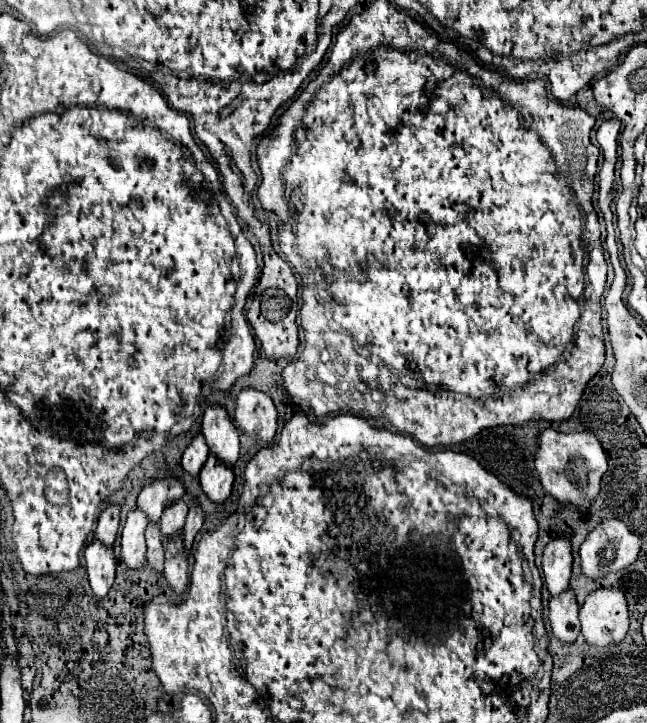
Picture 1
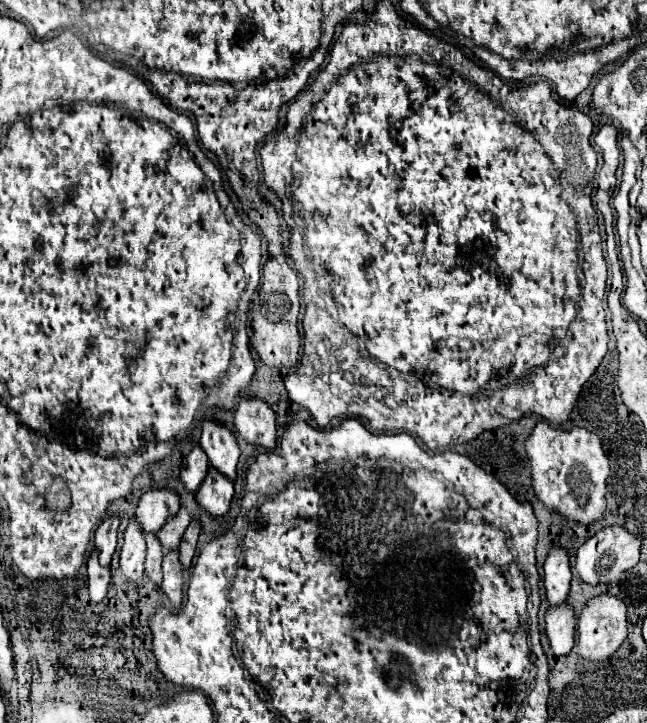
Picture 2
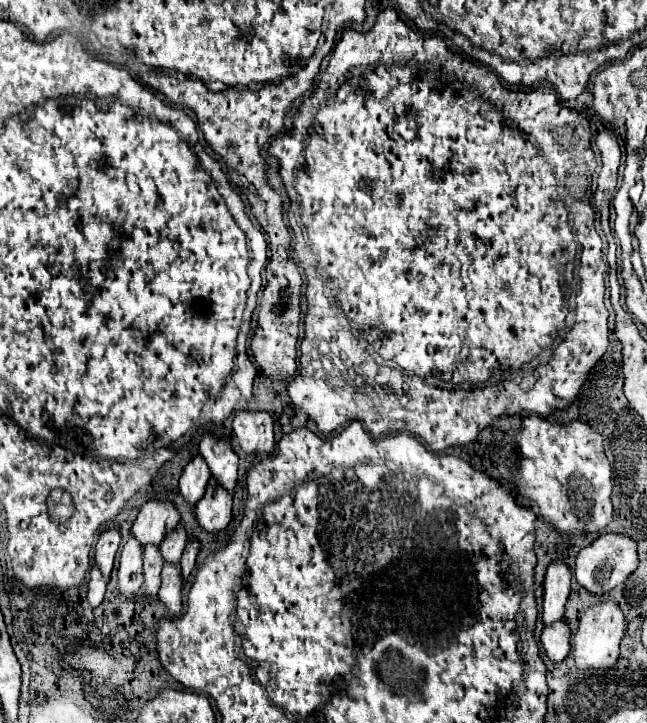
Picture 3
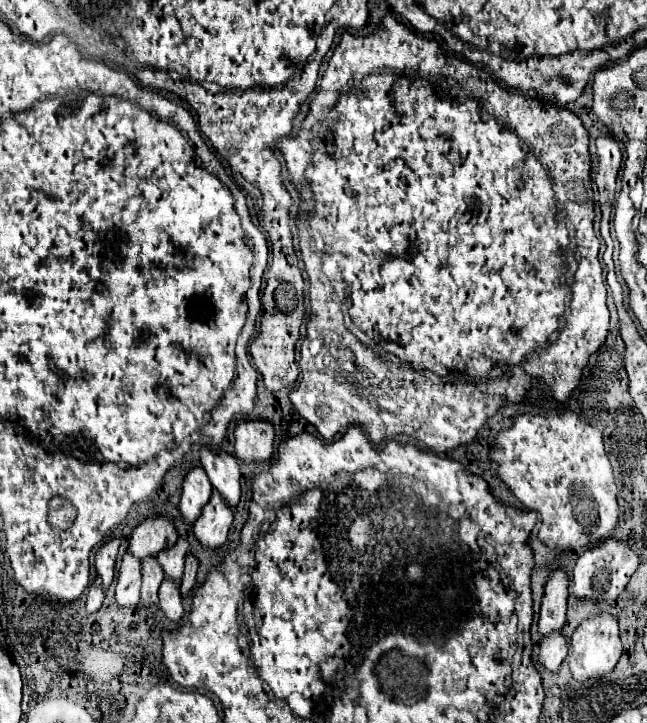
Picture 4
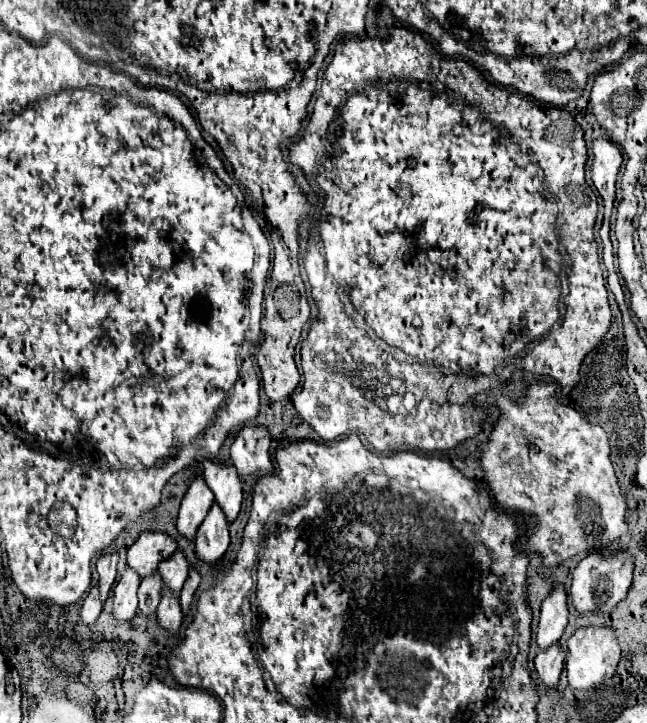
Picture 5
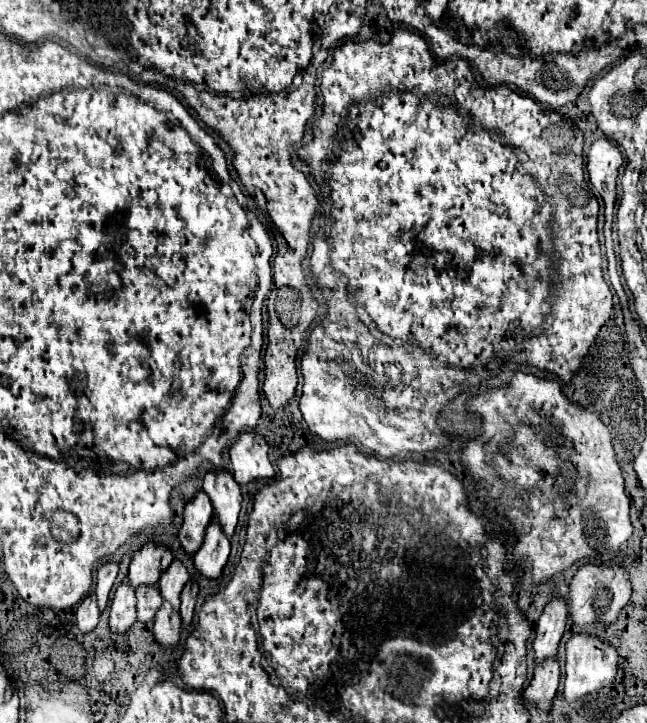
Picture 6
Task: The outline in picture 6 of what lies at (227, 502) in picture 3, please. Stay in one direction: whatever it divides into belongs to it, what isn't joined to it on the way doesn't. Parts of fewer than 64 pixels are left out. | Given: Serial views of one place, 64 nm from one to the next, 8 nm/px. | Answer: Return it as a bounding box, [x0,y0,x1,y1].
[194,518,230,580]

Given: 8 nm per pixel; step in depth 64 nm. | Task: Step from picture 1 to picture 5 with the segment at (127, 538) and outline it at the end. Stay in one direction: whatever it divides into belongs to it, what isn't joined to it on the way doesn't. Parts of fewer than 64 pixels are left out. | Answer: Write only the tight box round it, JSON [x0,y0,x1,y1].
[114,568,140,624]

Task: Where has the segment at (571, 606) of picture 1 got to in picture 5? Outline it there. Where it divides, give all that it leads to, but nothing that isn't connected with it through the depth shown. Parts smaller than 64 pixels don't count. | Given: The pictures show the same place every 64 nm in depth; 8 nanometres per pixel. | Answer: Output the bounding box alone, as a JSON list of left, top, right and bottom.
[534,644,564,690]

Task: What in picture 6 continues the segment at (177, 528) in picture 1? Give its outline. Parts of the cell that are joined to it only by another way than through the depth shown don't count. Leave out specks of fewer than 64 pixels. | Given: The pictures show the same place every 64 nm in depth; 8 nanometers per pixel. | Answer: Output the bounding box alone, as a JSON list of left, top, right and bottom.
[158,560,190,610]

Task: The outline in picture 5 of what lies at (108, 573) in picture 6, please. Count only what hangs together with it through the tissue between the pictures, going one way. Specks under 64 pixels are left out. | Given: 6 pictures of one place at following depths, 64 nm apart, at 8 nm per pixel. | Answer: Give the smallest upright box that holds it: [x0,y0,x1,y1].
[96,554,118,602]

